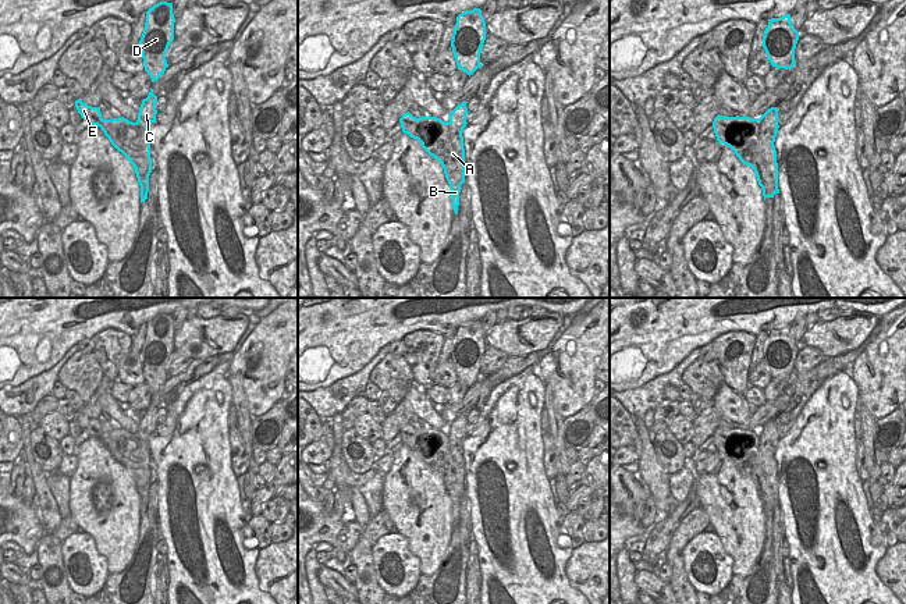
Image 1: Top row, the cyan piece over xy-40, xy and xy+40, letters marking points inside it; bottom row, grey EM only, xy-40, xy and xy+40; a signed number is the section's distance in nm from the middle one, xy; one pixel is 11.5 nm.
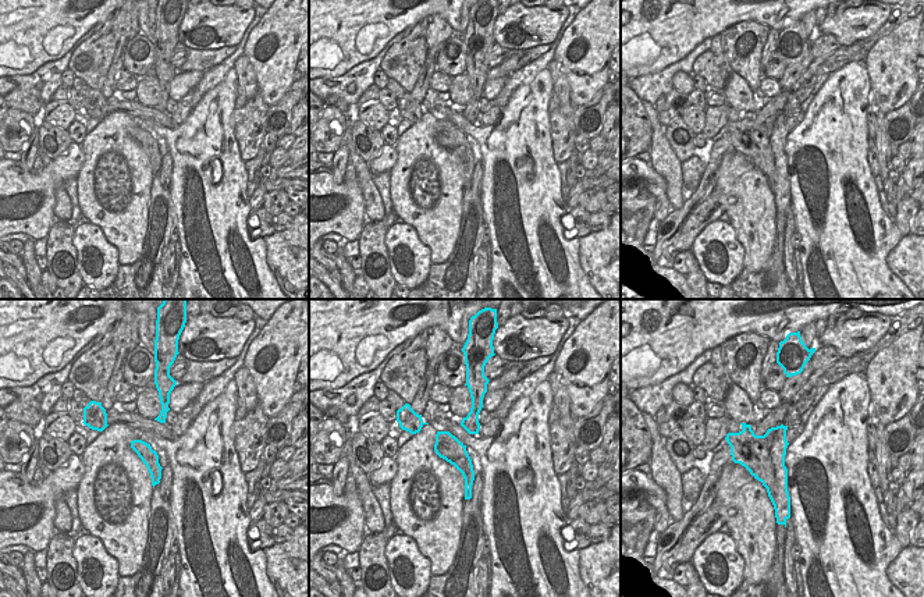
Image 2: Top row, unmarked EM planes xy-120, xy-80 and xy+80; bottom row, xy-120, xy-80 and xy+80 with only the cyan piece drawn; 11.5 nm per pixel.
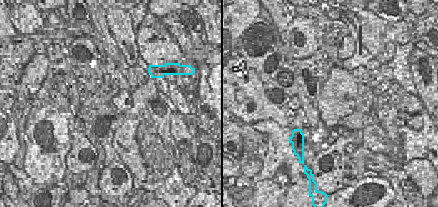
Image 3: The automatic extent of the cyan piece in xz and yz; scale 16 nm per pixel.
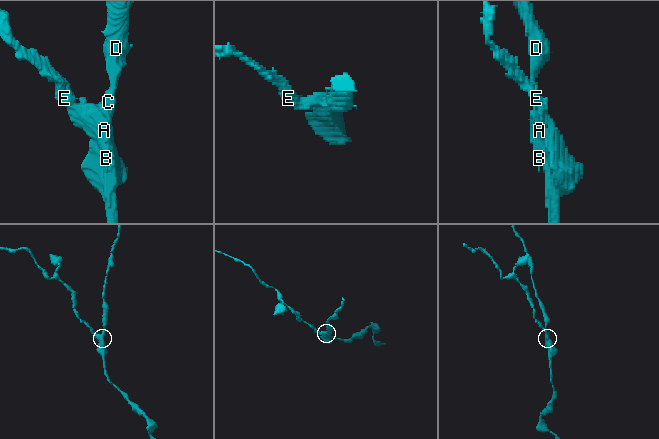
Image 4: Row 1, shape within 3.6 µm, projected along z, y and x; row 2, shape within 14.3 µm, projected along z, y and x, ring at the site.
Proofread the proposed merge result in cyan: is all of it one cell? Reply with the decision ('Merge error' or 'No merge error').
Merge error.

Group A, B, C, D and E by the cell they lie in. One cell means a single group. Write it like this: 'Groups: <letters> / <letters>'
Groups: A B C D / E.

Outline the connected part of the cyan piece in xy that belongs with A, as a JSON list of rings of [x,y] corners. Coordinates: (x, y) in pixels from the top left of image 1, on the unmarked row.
[[[466,413],[458,416],[450,424],[450,433],[440,430],[430,441],[420,441],[418,451],[422,459],[434,470],[443,480],[445,490],[451,498],[452,520],[458,526],[461,497],[465,494],[465,461],[463,461],[463,440],[466,438],[468,426]]]

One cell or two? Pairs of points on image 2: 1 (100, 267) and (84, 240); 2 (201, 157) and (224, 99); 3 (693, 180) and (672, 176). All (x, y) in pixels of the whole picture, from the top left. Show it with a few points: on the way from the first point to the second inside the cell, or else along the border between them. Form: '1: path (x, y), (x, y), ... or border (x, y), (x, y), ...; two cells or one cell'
1: path (98, 260), (91, 247); one cell
2: path (201, 144), (201, 139), (208, 132), (213, 113); one cell
3: border (679, 163), (683, 201); two cells

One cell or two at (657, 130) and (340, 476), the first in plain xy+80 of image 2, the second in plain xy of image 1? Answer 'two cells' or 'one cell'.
one cell

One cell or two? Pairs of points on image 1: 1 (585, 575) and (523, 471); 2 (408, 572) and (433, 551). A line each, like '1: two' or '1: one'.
1: two
2: two

